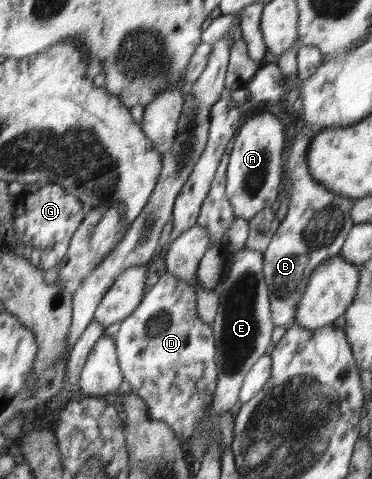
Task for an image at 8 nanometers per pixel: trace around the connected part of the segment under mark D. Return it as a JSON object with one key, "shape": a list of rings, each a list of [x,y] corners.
{"shape":[[[162,270],[158,282],[151,286],[130,316],[120,322],[114,341],[117,347],[118,362],[127,383],[135,394],[143,398],[151,419],[164,421],[185,442],[189,439],[202,413],[209,409],[214,399],[218,369],[215,364],[215,338],[211,326],[198,318],[196,310],[197,283],[187,283],[173,273]]]}

